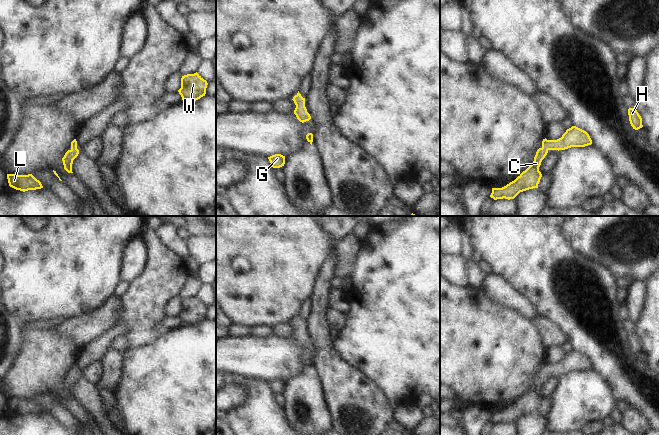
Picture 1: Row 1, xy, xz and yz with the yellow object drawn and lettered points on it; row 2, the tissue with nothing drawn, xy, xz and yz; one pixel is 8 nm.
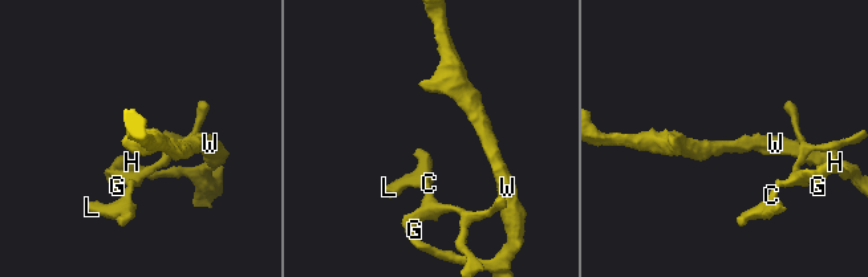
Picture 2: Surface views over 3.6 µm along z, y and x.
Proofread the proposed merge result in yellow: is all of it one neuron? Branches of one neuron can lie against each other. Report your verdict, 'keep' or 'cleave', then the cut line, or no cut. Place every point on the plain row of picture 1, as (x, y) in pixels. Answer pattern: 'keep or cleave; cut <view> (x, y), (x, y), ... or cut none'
keep; cut none

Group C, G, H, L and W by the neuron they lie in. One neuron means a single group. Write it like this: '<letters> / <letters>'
C G H L W

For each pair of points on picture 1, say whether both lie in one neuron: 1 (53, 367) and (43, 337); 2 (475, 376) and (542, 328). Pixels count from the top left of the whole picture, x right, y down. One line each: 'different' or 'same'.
1: same
2: different

